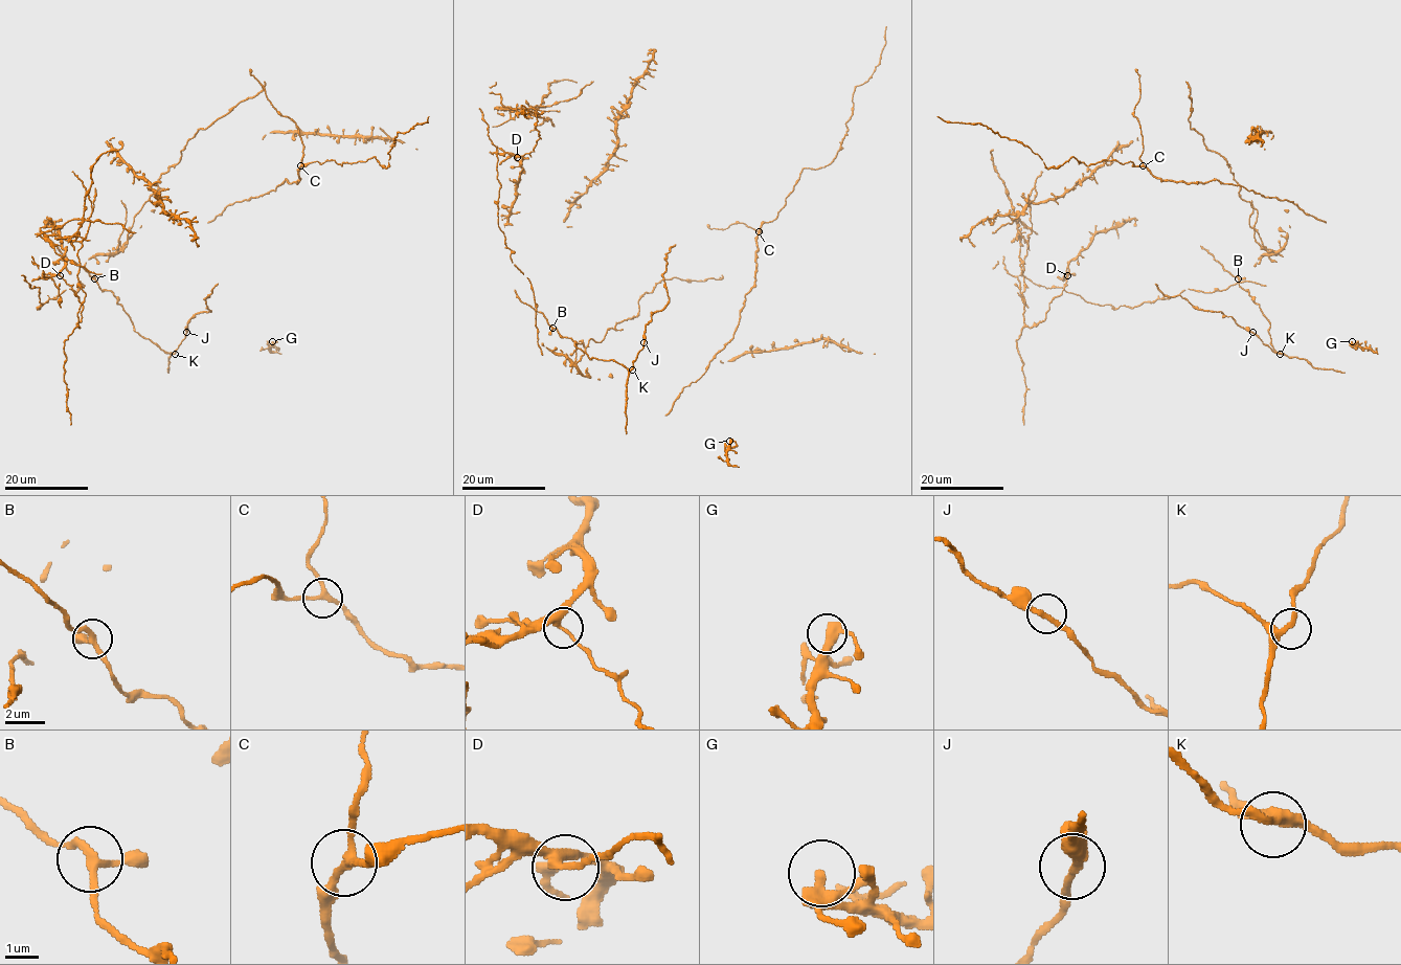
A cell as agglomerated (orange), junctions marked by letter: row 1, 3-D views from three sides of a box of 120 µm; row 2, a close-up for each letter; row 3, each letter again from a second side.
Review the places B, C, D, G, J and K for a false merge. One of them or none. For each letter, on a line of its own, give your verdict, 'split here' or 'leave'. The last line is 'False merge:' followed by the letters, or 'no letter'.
B: leave
C: leave
D: split here
G: leave
J: leave
K: leave
False merge: D

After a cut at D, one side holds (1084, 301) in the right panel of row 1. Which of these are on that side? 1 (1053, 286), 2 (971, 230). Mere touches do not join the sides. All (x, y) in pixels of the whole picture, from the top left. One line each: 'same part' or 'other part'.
1: same part
2: same part

